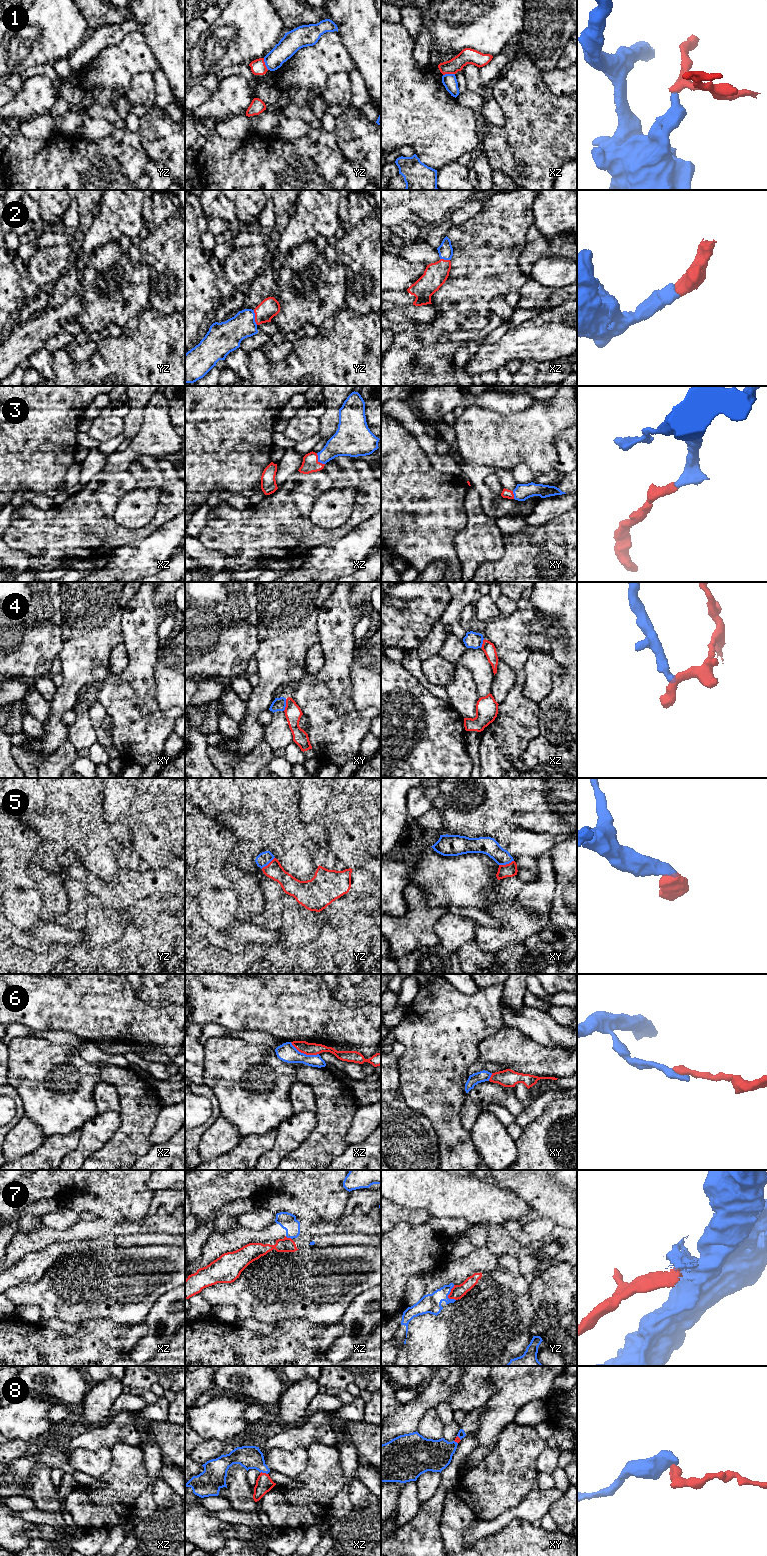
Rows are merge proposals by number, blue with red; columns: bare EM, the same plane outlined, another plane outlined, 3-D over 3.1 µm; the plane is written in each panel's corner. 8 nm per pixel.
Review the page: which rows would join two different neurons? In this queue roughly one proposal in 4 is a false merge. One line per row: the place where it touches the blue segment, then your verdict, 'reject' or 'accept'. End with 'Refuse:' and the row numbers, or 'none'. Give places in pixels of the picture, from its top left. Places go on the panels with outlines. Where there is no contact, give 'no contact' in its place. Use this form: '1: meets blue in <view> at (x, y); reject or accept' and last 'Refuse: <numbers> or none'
1: meets blue in yz at (265, 64); reject
2: meets blue in yz at (254, 317); accept
3: meets blue in xz at (318, 460); accept
4: meets blue in xy at (285, 705); reject
5: meets blue in xy at (506, 863); accept
6: meets blue in xz at (303, 1053); reject
7: meets blue in yz at (448, 1294); reject
8: meets blue in xz at (264, 1472); reject
Refuse: 1, 4, 6, 7, 8

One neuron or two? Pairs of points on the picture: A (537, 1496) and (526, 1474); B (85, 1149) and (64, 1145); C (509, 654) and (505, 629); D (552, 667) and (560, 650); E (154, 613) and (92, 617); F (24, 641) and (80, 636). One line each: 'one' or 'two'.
A: two
B: two
C: one
D: two
E: two
F: two

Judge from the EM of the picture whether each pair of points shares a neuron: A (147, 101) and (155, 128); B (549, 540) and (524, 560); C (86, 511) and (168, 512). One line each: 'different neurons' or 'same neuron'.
A: different neurons
B: same neuron
C: same neuron

